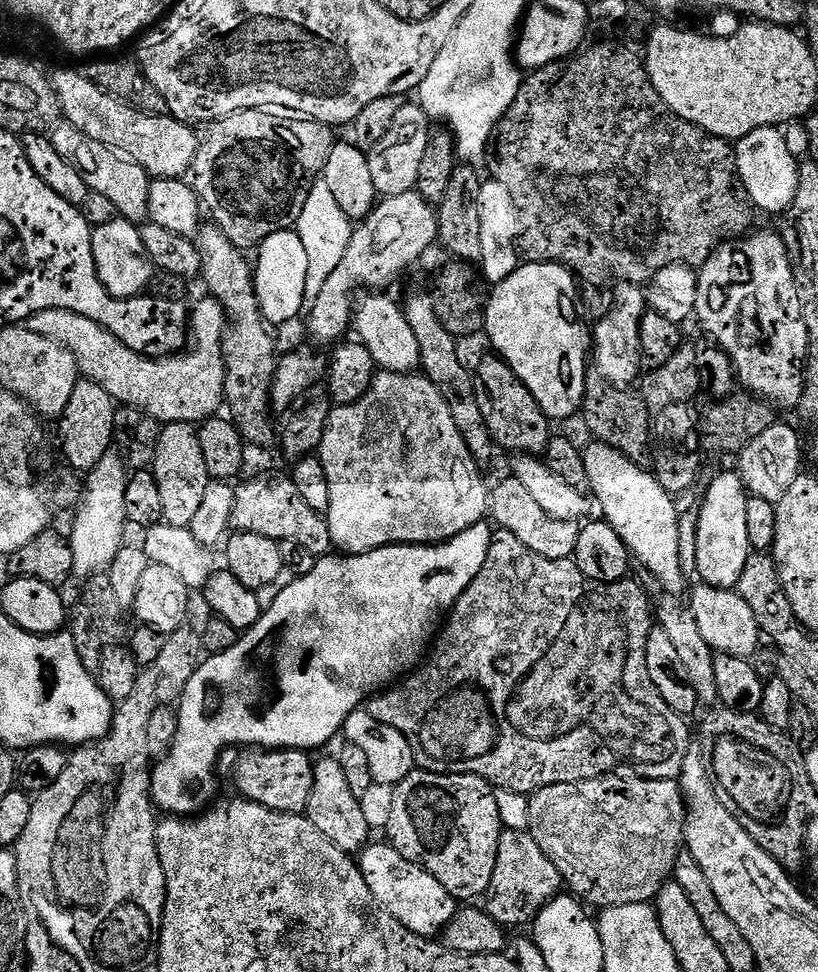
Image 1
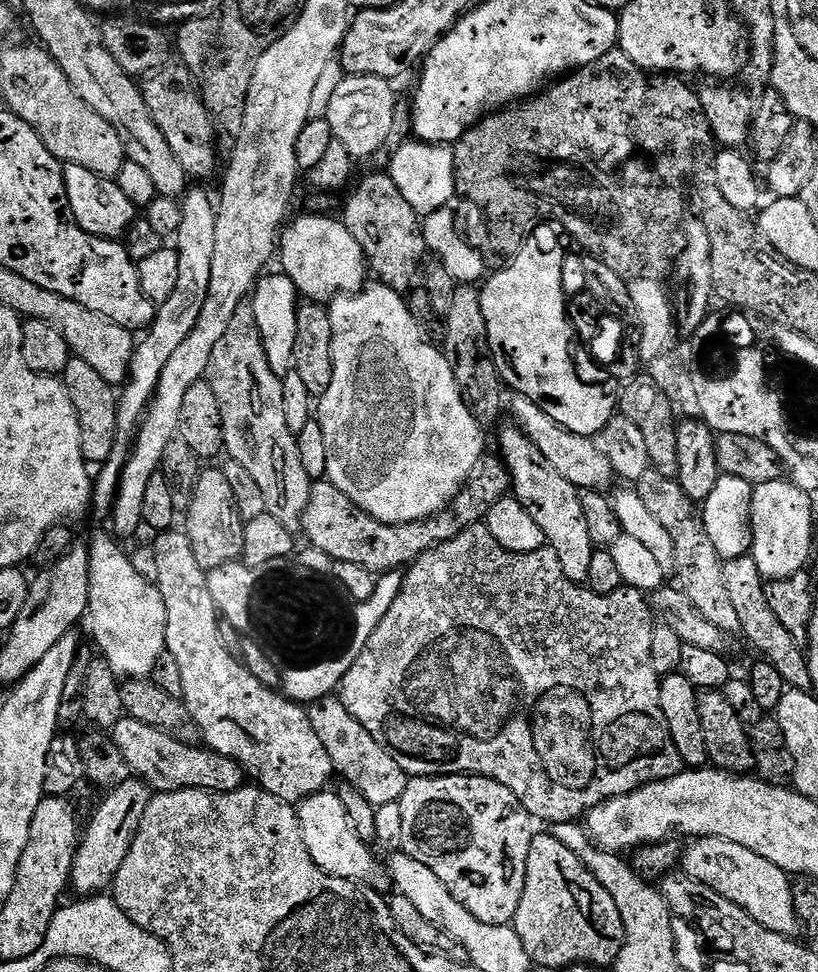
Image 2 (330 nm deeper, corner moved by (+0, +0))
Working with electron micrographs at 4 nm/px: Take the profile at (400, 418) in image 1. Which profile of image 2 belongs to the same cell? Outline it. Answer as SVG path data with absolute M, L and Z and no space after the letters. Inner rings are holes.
M371 284L355 294L336 296L327 305L334 378L330 390L318 400L318 419L326 437L326 479L378 522L430 520L452 503L479 469L486 455L485 429L470 414L450 362L424 337L421 321L410 314L407 299L386 284Z

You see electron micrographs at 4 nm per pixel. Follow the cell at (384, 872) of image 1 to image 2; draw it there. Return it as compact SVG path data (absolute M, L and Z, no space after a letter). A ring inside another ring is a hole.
M332 790L315 792L307 796L298 805L302 838L306 838L306 850L310 850L310 858L322 871L331 876L359 880L361 884L369 885L377 890L389 887L390 876L385 865L376 861L373 849L358 838L350 818L346 814L346 806L342 806L342 798Z

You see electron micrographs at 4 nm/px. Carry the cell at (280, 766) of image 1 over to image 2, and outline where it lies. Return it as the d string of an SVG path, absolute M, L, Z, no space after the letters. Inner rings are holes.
M124 715L111 728L110 735L118 750L122 750L122 758L126 758L129 769L156 792L177 792L190 786L225 788L233 792L245 787L245 770L234 758L226 758L207 746L195 748L179 740L179 735L146 726L146 722L138 722L133 716Z

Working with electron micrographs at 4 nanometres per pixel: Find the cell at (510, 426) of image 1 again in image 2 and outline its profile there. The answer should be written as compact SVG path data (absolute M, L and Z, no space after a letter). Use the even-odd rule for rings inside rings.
M519 426L511 427L501 430L498 449L500 459L508 468L511 495L522 502L530 518L538 522L545 545L552 548L554 554L558 554L558 562L562 562L564 577L575 584L587 585L594 545L586 526L586 518L582 514L581 489L566 482L566 478L562 478L562 474L558 474L558 470L554 470L554 466L550 466L546 458L542 458L538 446L530 442L530 438Z

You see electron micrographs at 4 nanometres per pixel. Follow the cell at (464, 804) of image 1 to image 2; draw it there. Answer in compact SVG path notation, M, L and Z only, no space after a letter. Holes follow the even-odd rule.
M467 774L462 776L418 776L409 779L404 796L398 803L402 810L402 838L399 847L405 854L430 866L430 870L434 870L434 874L438 874L438 878L442 878L442 882L446 882L446 890L450 890L450 894L454 894L454 898L458 898L458 902L462 902L462 906L466 910L470 910L470 914L474 914L474 918L478 918L478 922L486 922L490 926L511 925L518 910L518 902L522 902L522 890L526 886L526 858L530 858L530 842L534 835L532 815L522 806L522 802L518 802L514 793L506 786L485 776Z

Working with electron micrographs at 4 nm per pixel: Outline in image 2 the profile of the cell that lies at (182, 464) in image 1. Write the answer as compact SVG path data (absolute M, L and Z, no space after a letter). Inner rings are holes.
M208 466L203 469L198 478L198 486L194 488L194 498L190 502L188 511L182 520L183 531L188 533L190 546L194 546L194 558L198 558L198 566L202 566L207 573L226 563L234 563L242 557L242 538L244 537L245 520L240 517L236 509L234 491L230 488L229 479L219 467Z

